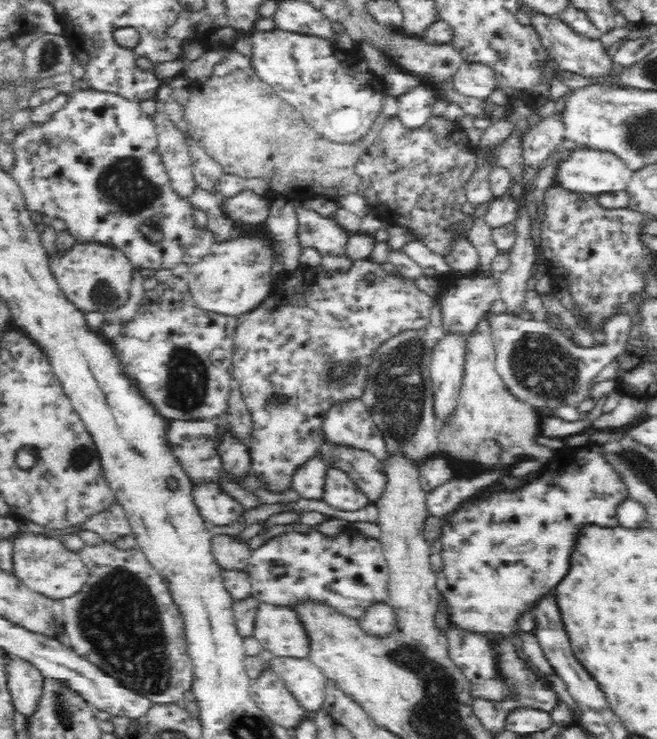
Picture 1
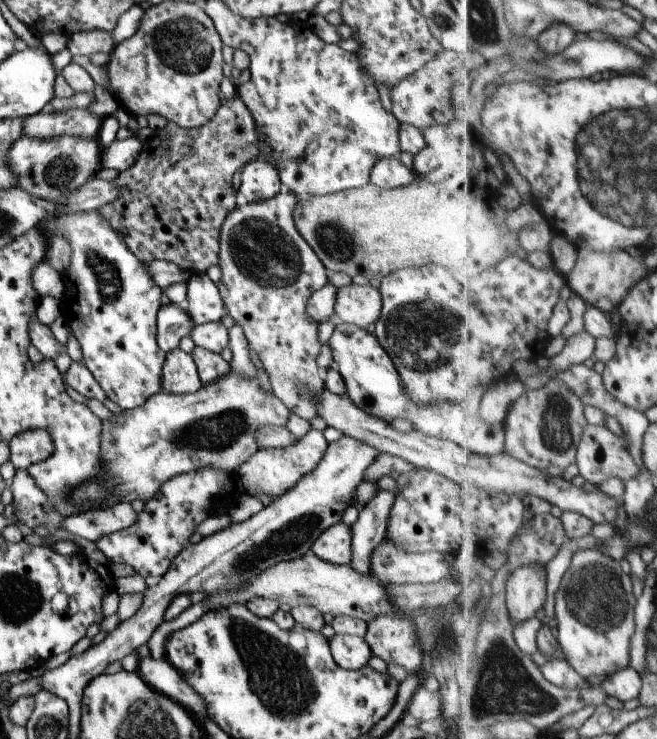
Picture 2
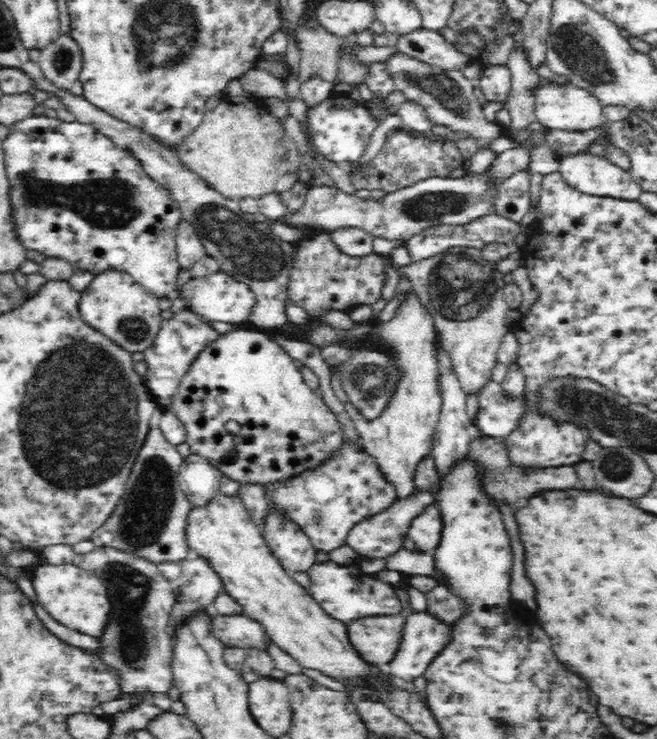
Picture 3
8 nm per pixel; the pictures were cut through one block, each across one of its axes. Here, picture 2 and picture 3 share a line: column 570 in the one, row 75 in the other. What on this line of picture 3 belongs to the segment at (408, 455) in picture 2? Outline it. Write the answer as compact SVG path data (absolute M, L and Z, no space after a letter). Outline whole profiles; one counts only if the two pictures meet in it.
M507 65L484 67L477 89L490 102L506 103L511 92L511 72Z

